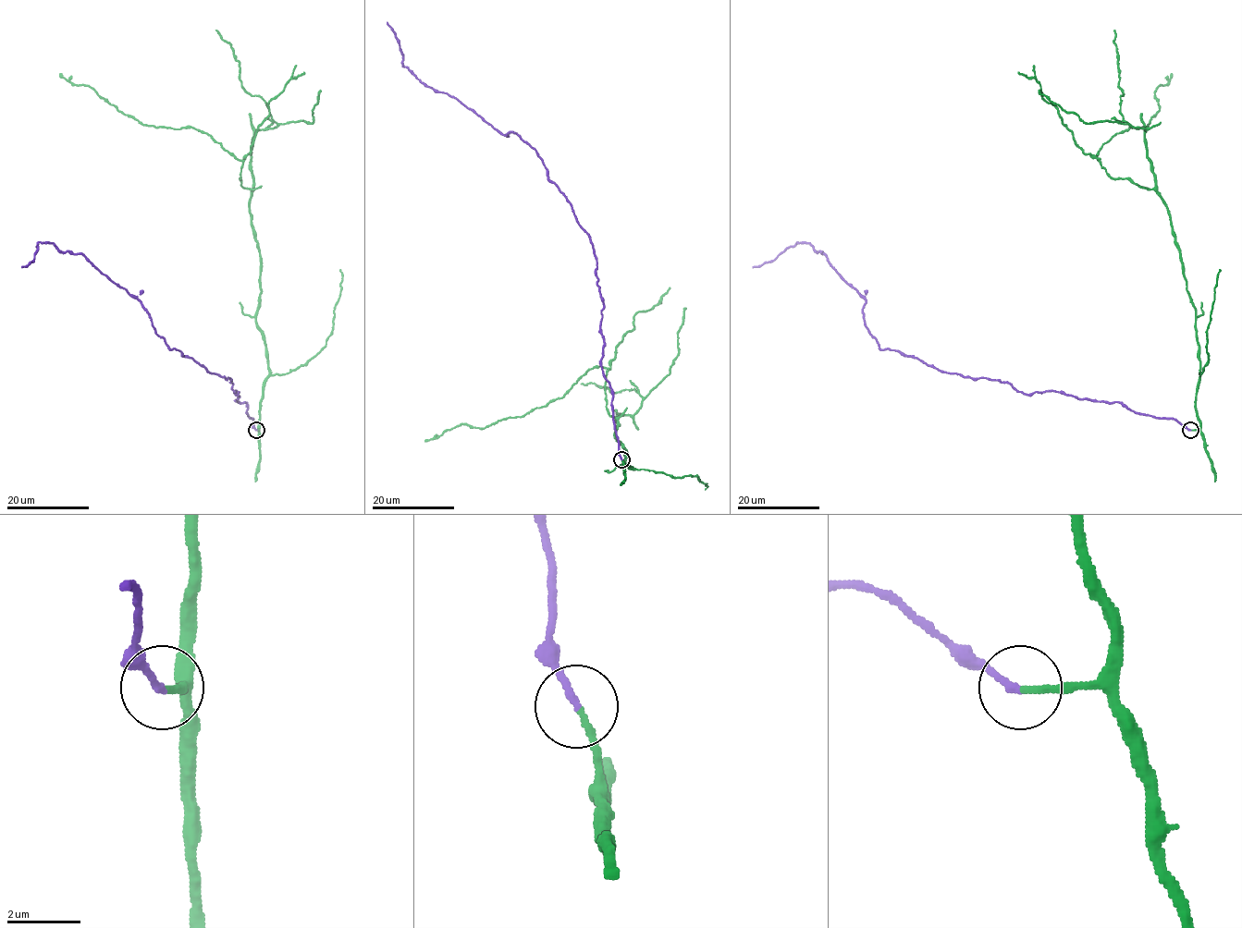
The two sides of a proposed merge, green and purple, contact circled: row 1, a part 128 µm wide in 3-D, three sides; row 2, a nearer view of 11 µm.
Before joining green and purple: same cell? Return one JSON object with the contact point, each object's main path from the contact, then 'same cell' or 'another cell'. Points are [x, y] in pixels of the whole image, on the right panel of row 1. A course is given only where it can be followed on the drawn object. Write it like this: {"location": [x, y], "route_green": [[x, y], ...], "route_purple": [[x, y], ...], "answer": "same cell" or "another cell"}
{"location": [1190, 430], "route_green": [[1189, 430], [1199, 427], [1196, 311], [1169, 211], [1098, 159], [1112, 136], [1148, 127], [1171, 73]], "route_purple": [[1189, 430], [1119, 402], [1024, 394], [881, 348], [864, 319], [864, 298], [809, 243], [753, 267]], "answer": "same cell"}

